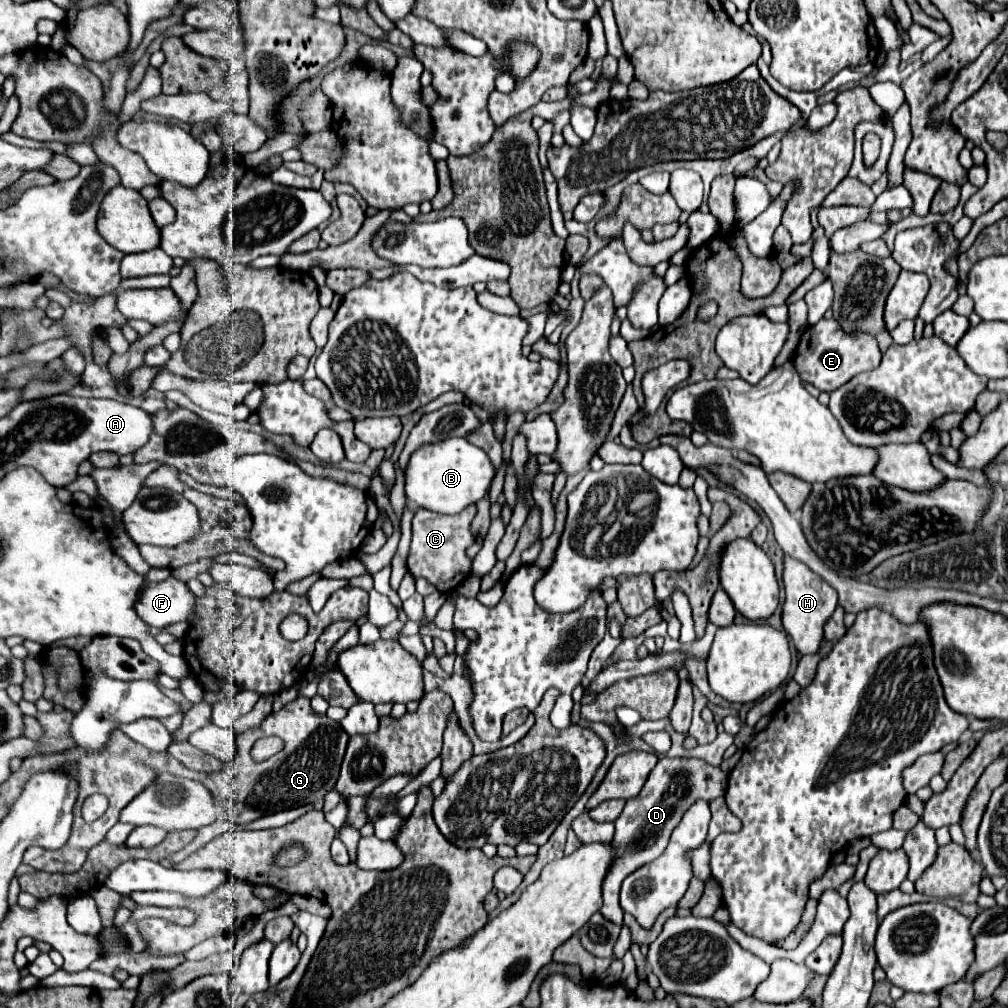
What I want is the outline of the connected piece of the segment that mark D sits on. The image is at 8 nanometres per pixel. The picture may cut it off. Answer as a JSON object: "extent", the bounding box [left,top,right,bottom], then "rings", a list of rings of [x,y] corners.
{"extent":[600,757,728,925],"rings":[[[662,757],[658,765],[652,769],[646,785],[642,787],[640,795],[634,799],[628,799],[620,819],[616,819],[616,833],[612,847],[616,851],[610,867],[608,867],[608,879],[602,883],[602,897],[604,905],[600,913],[616,923],[622,925],[622,907],[618,903],[618,893],[620,893],[620,879],[610,879],[610,877],[628,877],[632,871],[642,867],[644,863],[650,863],[658,859],[668,841],[672,831],[678,827],[682,815],[700,799],[712,801],[726,791],[726,779],[728,775],[720,769],[714,767],[702,759],[692,759],[692,757]]]}

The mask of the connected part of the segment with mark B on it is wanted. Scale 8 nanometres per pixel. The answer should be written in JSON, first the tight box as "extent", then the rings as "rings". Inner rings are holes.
{"extent":[404,437,494,515],"rings":[[[450,437],[440,443],[422,445],[418,451],[414,451],[404,469],[404,477],[408,503],[434,513],[456,515],[486,495],[494,479],[494,467],[480,447],[472,445],[468,439]]]}

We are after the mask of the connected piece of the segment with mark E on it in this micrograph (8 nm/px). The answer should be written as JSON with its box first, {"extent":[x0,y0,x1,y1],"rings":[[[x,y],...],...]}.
{"extent":[790,319,882,393],"rings":[[[820,319],[816,325],[808,325],[804,329],[790,361],[794,363],[794,369],[798,371],[802,383],[832,393],[844,383],[848,383],[854,375],[862,371],[872,371],[876,365],[880,365],[880,357],[882,353],[878,349],[878,343],[870,335],[846,335],[834,319]]]}

